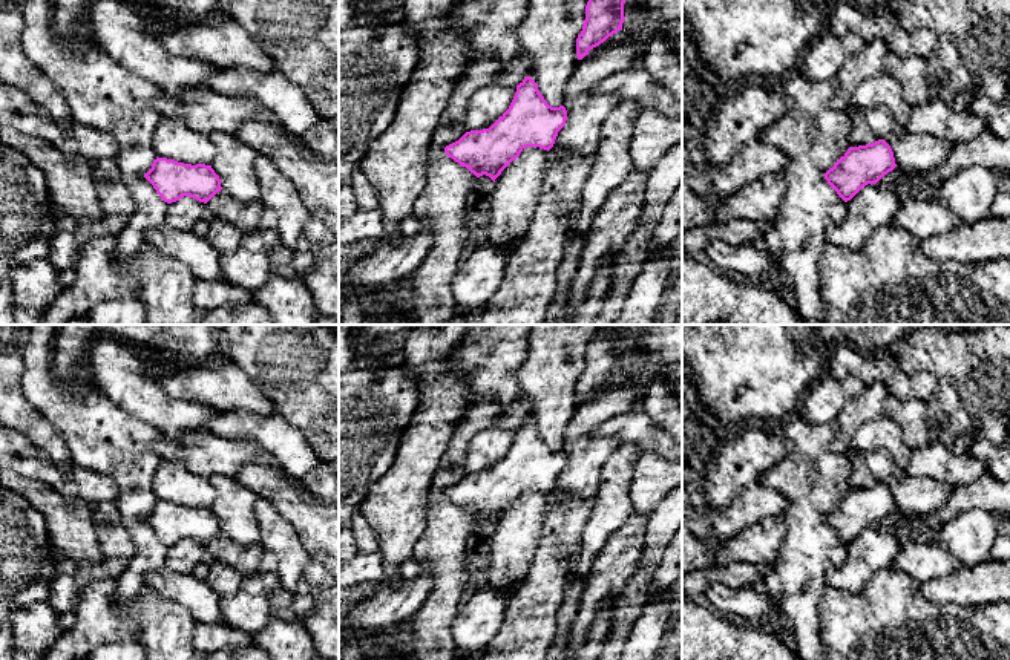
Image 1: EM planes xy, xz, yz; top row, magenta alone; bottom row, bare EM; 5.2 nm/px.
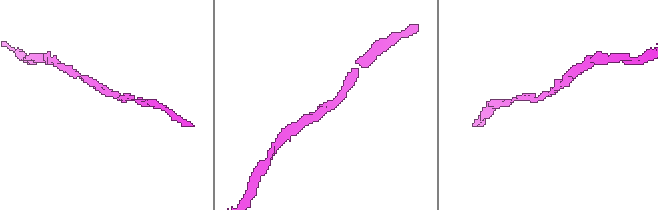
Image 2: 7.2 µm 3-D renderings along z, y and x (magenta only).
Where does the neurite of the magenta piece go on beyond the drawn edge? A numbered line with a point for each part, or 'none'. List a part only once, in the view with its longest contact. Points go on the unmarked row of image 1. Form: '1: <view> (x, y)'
none

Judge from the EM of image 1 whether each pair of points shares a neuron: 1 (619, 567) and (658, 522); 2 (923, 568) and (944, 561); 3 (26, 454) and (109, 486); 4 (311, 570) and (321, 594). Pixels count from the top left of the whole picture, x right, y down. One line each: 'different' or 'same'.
1: different
2: same
3: same
4: same

